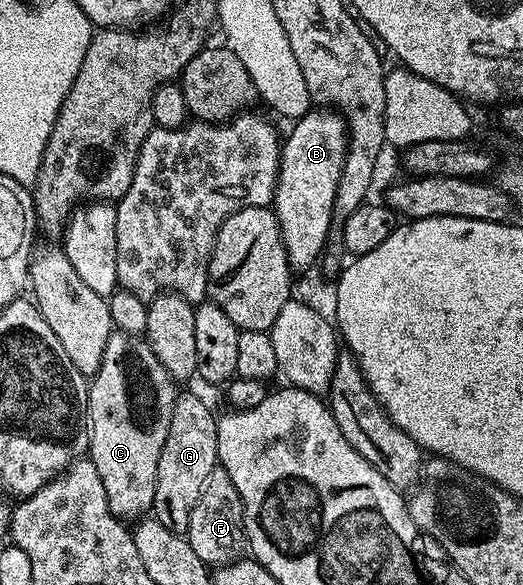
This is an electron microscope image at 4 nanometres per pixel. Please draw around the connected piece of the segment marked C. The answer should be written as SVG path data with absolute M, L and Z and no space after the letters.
M114 330L113 335L107 341L107 349L103 351L103 361L96 373L91 376L89 384L89 404L87 405L87 413L89 414L89 450L87 457L95 465L95 469L99 469L99 478L103 480L103 489L107 489L109 508L116 519L122 521L133 519L132 521L137 521L142 517L148 516L153 510L155 481L159 477L159 453L163 453L163 441L167 441L167 429L171 429L171 413L175 409L175 401L179 394L179 388L177 387L178 384L169 376L167 369L159 361L159 357L155 357L155 353L148 341L140 335L128 335L123 331Z

